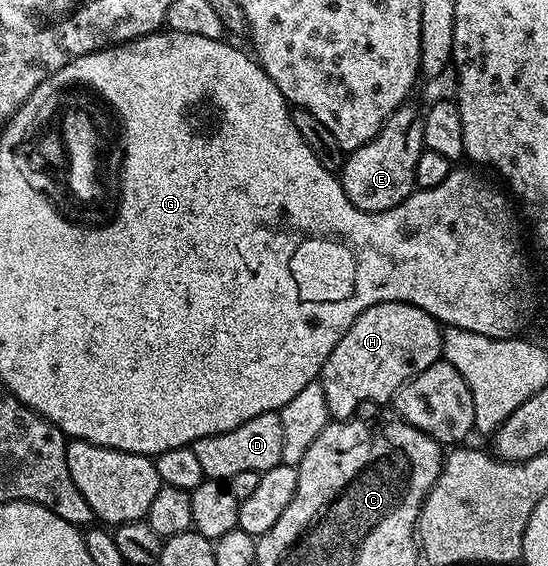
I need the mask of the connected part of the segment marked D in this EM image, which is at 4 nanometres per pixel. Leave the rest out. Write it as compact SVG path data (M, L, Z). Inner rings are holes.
M269 411L252 417L252 421L244 421L244 425L236 425L236 429L228 429L228 433L200 437L192 446L207 479L228 481L236 473L261 473L283 463L284 428L279 412Z

